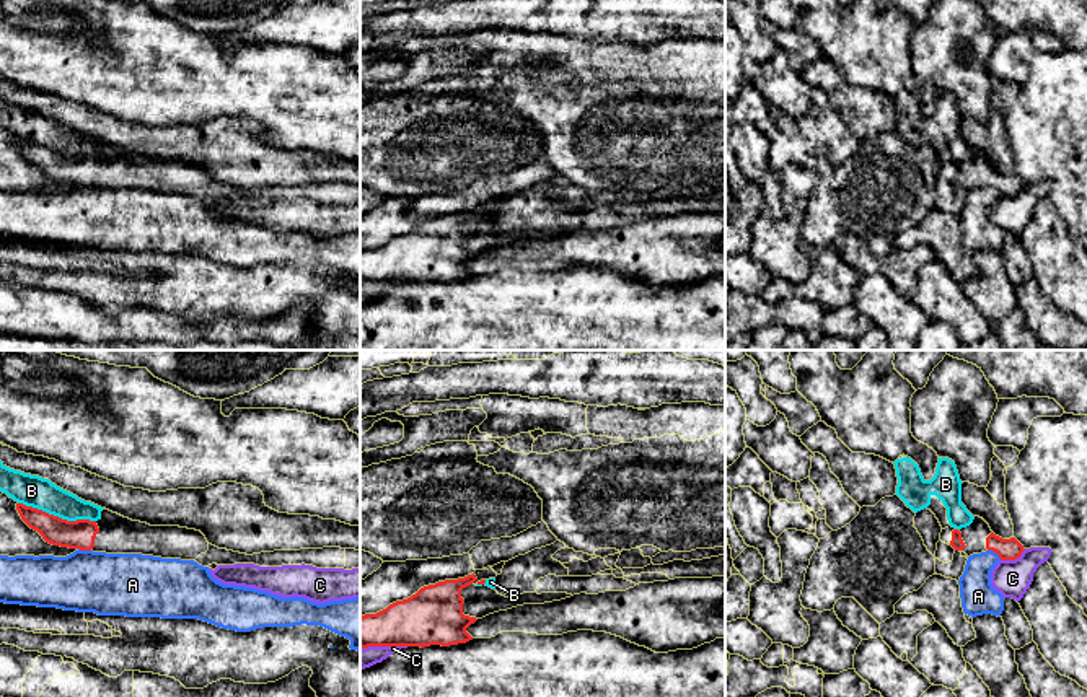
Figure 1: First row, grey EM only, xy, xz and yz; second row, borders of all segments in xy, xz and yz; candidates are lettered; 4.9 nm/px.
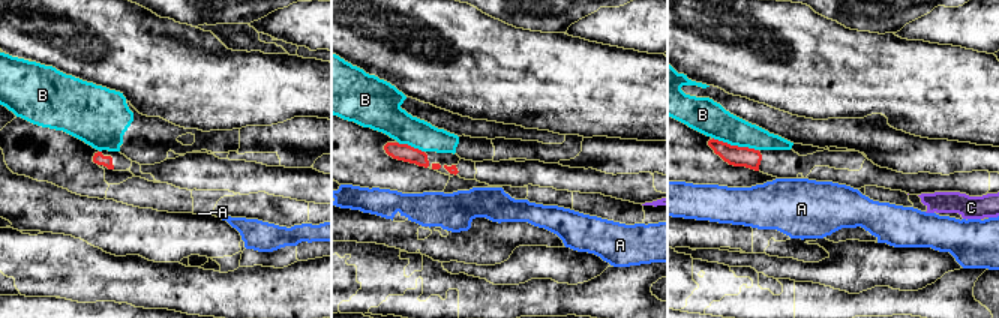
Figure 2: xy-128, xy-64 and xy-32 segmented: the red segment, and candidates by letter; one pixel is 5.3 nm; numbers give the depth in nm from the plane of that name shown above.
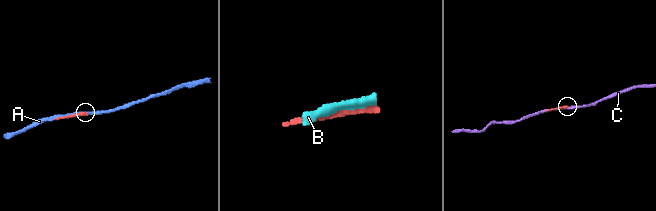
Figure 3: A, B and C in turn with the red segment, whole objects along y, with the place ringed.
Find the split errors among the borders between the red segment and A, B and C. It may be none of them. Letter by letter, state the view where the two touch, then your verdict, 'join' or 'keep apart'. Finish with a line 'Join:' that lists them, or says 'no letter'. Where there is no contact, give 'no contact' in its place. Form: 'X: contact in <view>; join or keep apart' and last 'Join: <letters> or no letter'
A: contact in yz; keep apart
B: contact in xy; keep apart
C: contact in yz; keep apart
Join: no letter

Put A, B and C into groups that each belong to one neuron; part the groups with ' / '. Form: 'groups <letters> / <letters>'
groups A / B / C

